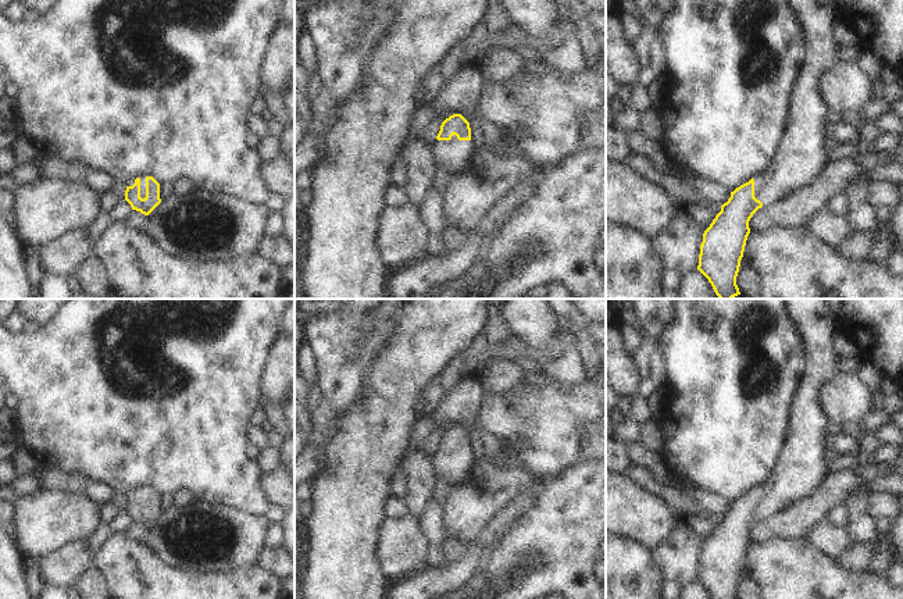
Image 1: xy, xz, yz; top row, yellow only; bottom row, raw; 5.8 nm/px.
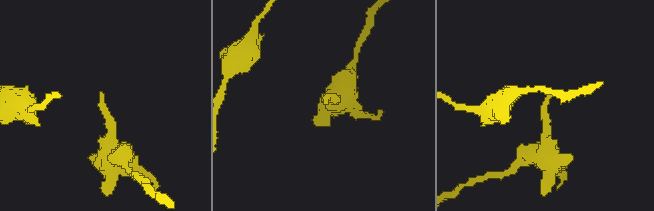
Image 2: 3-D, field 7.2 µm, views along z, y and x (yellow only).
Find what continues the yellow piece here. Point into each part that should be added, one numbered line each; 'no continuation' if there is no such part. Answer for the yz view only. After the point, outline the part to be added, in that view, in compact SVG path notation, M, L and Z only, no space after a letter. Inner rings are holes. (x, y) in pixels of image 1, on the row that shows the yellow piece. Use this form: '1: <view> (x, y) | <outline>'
1: yz (802, 154) | M788 0L793 8L806 36L806 57L803 71L792 93L792 107L786 132L775 151L775 160L765 172L756 175L754 197L768 207L795 190L813 182L828 164L828 149L825 147L825 115L828 106L820 92L822 74L842 58L840 46L834 38L834 19L836 13L832 0Z

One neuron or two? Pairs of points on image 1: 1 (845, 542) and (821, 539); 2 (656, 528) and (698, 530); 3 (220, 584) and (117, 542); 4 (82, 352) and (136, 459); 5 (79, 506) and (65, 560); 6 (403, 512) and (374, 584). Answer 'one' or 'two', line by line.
1: one
2: two
3: one
4: one
5: two
6: two

